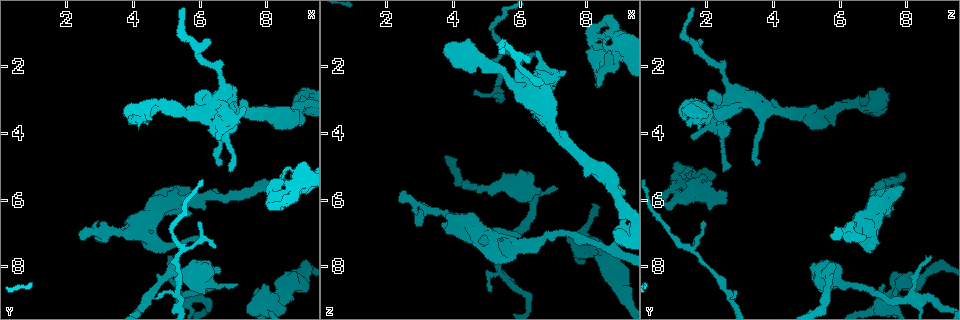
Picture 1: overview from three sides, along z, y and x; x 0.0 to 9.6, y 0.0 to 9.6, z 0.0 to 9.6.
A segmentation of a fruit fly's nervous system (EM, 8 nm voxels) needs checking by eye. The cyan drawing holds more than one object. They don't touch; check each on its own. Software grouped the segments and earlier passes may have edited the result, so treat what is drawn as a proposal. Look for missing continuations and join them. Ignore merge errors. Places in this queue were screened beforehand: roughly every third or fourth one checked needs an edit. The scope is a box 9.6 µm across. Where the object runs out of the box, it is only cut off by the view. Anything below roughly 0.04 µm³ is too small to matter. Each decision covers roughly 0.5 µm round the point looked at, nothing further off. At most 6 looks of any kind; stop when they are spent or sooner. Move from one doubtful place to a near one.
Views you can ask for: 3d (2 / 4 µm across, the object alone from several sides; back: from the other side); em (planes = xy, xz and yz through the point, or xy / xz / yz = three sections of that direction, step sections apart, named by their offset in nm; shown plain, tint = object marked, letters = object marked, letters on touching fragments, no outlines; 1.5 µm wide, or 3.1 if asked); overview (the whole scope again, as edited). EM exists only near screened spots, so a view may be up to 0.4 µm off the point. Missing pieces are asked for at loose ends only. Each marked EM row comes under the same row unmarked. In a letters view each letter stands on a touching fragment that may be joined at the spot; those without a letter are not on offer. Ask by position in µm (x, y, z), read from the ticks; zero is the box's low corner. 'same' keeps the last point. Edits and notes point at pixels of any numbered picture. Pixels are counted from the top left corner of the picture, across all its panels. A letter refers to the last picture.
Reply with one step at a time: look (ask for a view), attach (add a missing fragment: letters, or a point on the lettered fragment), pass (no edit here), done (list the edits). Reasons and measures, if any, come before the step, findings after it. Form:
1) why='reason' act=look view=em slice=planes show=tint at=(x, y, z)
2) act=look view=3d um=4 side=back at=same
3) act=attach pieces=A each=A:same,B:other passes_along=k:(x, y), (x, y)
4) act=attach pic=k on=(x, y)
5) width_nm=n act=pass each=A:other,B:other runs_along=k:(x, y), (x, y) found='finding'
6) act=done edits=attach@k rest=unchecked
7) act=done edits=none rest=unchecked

why='free end' act=look view=em slice=yz step=4 show=letters at=(5.95, 6.65, 1.90)

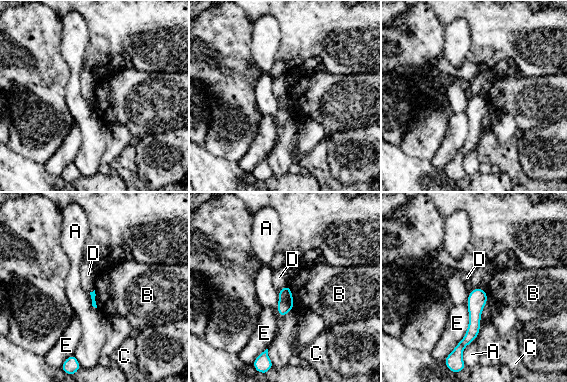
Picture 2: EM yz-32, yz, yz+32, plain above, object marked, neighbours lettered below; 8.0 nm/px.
act=look view=em slice=planes show=letters at=same

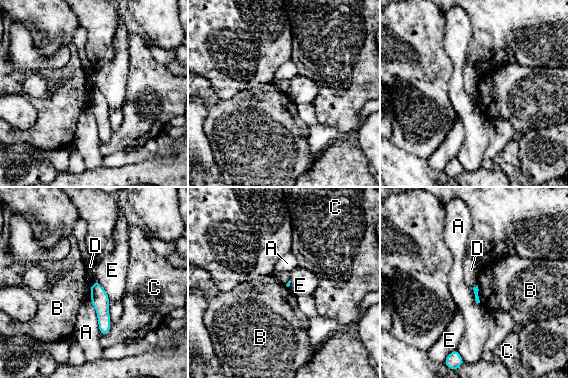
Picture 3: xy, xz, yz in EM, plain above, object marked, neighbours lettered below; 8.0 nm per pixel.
longest_contact=A:320nm act=pass each=A:other,B:other,C:other,D:other,E:other runs_along=3:(96, 284), (104, 332) found='none of them fits'

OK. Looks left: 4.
why='branch stops here' act=look view=3d um=4 at=(7.30, 3.15, 2.10)

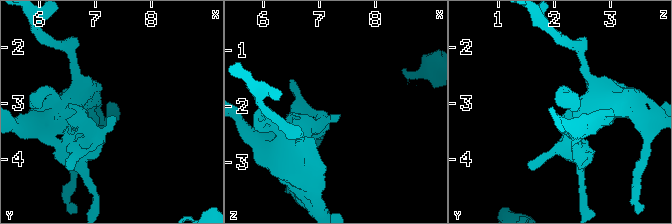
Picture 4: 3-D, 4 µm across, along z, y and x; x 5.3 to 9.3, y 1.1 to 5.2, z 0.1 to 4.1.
act=look view=em slice=planes show=letters at=(7.30, 3.15, 2.10)

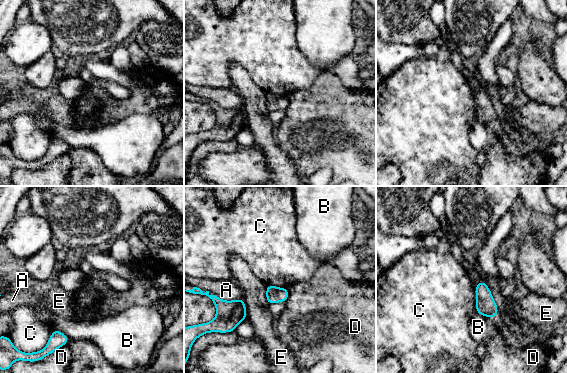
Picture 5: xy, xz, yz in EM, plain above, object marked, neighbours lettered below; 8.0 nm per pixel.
act=pass each=A:other,B:other,C:other,D:other,E:other found='no lettered fragment goes on from it'

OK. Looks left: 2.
why='free end' act=look view=em slice=planes show=letters at=(8.40, 5.75, 2.55)

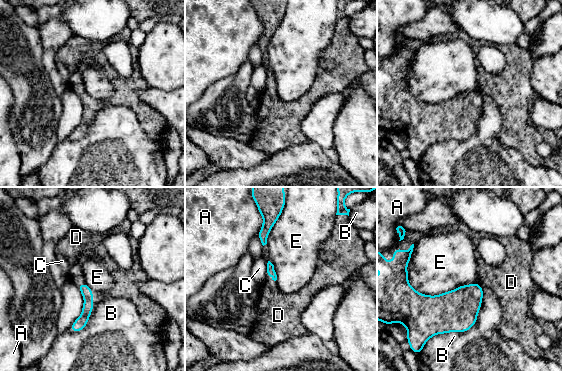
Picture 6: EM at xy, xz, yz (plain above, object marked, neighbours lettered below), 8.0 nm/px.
act=attach pieces=D each=A:other,B:other,C:other,D:same,E:other found='the neuron continues'

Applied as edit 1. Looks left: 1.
act=done edits=attach@6 rest=unchecked

